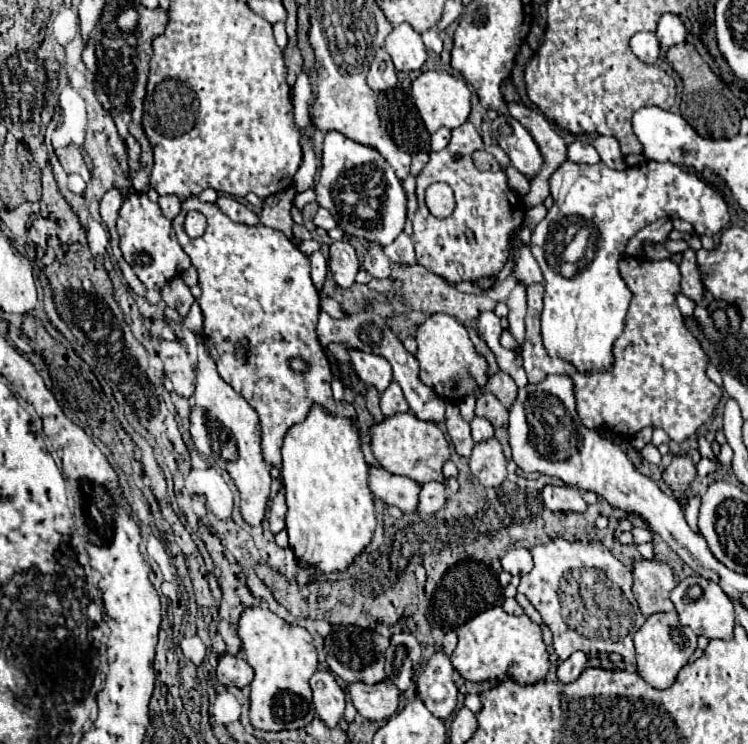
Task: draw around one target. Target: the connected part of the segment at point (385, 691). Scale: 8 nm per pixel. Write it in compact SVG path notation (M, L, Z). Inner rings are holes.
M385 679L375 685L351 683L347 687L347 695L355 705L357 713L361 713L365 719L383 721L397 711L401 691L391 679Z

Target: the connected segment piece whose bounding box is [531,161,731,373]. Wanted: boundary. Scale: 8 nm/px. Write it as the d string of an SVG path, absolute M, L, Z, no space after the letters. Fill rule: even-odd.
M565 161L549 177L549 187L555 205L547 211L545 219L537 223L531 235L531 253L545 277L545 307L541 315L543 345L551 357L569 361L579 373L611 371L613 343L623 331L627 305L631 301L631 291L617 269L627 241L645 225L671 215L689 221L699 235L711 237L727 227L731 217L729 207L723 195L703 181L701 175L683 171L669 161L645 161L625 171L605 167L605 163L577 165ZM569 217L585 219L597 229L599 237L589 269L579 269L567 279L559 271L563 265L563 243L561 237L553 237L551 225Z

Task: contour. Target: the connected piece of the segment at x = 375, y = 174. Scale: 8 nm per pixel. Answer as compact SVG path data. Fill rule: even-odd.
M329 131L323 143L323 167L315 185L317 203L331 211L349 237L389 245L405 225L407 195L389 163L371 147L351 141L339 131Z

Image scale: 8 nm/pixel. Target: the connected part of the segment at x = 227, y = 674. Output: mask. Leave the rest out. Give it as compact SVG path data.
M223 655L219 657L219 665L217 665L217 679L221 685L225 687L247 687L253 681L253 669L249 667L249 663L241 657L231 657L231 655Z

